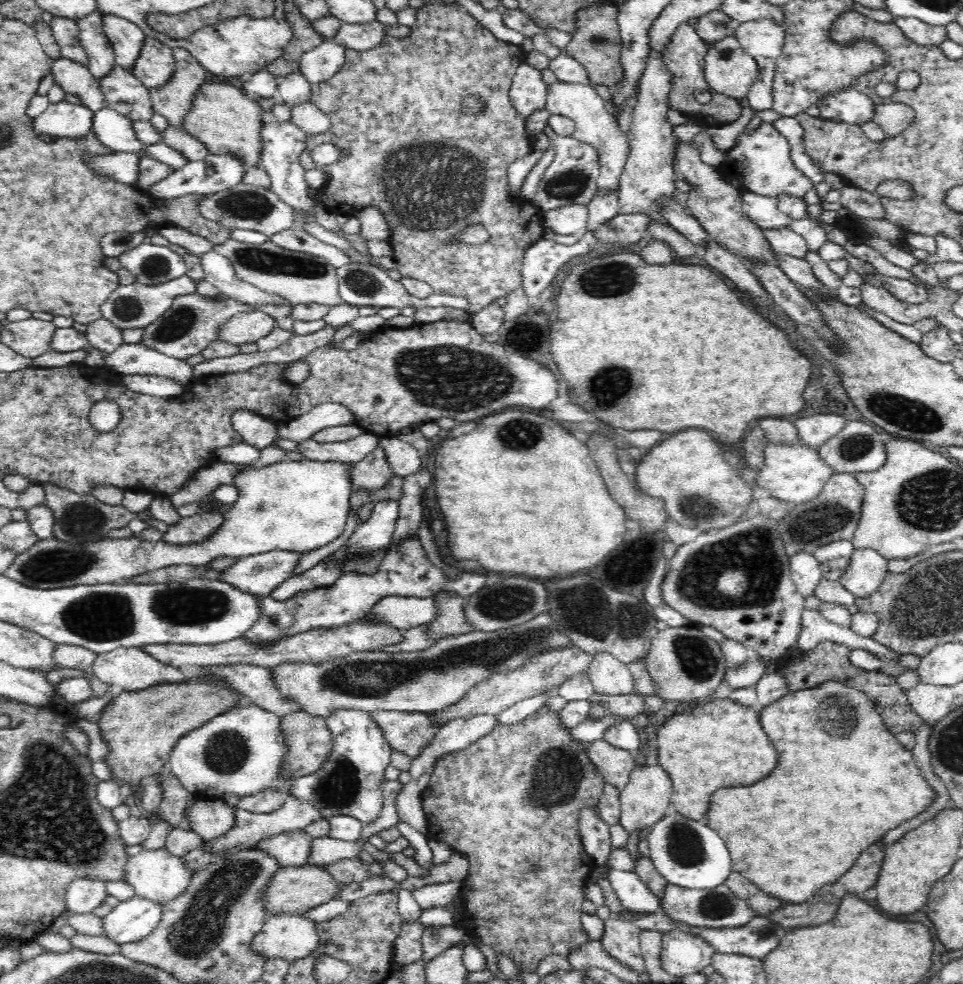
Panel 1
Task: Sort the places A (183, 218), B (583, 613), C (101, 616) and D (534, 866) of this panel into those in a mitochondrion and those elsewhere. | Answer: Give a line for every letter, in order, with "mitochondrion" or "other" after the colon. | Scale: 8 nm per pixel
A: other
B: mitochondrion
C: mitochondrion
D: mitochondrion

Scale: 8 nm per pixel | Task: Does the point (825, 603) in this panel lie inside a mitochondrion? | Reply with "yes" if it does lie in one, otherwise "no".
no

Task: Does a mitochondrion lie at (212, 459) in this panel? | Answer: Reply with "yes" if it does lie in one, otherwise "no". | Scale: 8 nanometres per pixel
no

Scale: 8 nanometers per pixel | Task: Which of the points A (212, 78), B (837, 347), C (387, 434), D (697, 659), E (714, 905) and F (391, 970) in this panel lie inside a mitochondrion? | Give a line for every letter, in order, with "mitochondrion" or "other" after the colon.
A: other
B: other
C: other
D: mitochondrion
E: mitochondrion
F: other

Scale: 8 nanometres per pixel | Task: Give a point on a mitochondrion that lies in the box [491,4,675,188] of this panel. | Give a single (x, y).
(600, 36)

